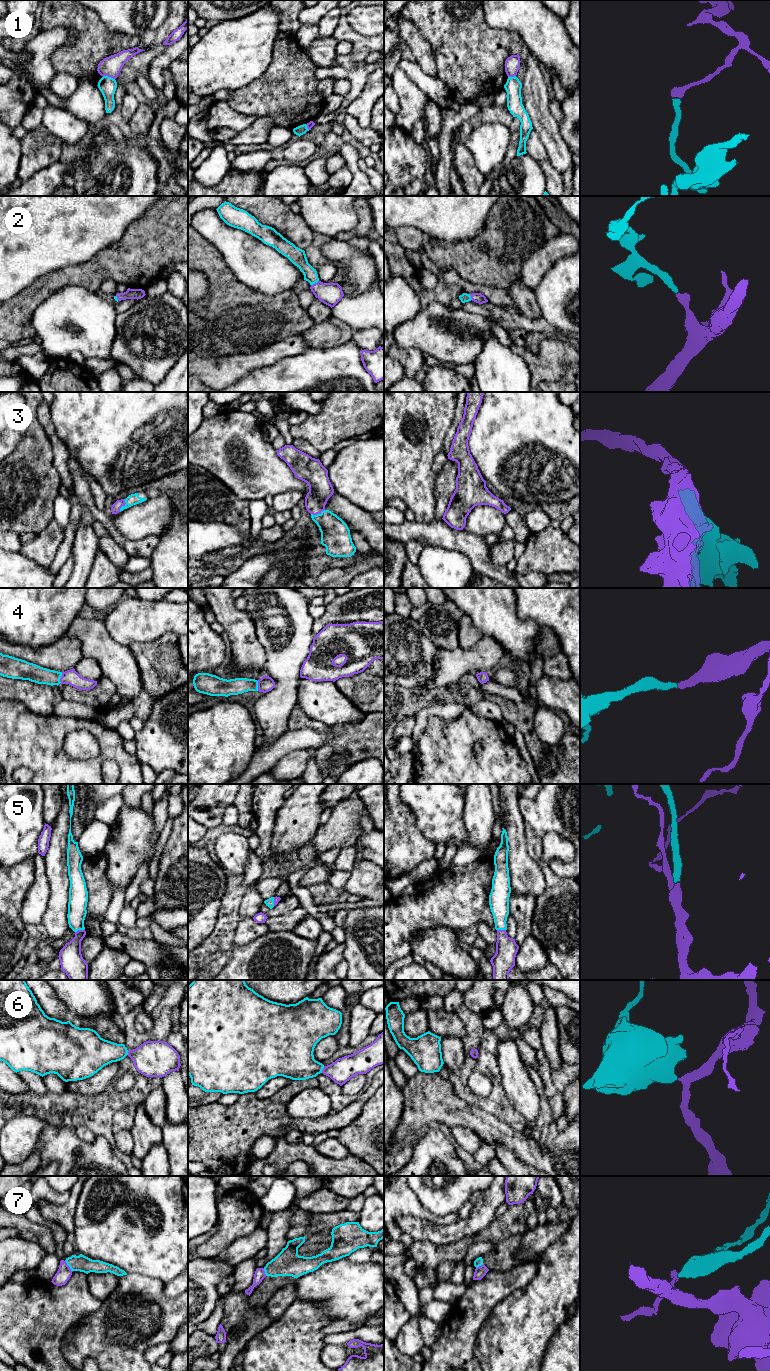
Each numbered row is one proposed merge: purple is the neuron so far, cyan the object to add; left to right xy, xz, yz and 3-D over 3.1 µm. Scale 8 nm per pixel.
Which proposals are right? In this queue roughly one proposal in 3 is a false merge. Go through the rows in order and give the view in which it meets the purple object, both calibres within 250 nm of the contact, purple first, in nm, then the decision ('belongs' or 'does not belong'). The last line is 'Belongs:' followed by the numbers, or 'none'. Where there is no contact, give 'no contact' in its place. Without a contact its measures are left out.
1: meets purple in xy; 160 nm thick on the purple side, 140 nm on the other; does not belong
2: meets purple in xz; 180 nm thick on the purple side, 130 nm on the other; belongs
3: meets purple in xy; 80 nm thick on the purple side, 90 nm on the other; belongs
4: meets purple in xy; 120 nm thick on the purple side, 140 nm on the other; belongs
5: meets purple in xy; 190 nm thick on the purple side, 150 nm on the other; belongs
6: meets purple in xz; 190 nm thick on the purple side, 320 nm on the other; belongs
7: meets purple in xy; 120 nm thick on the purple side, 130 nm on the other; does not belong
Belongs: 2, 3, 4, 5, 6

